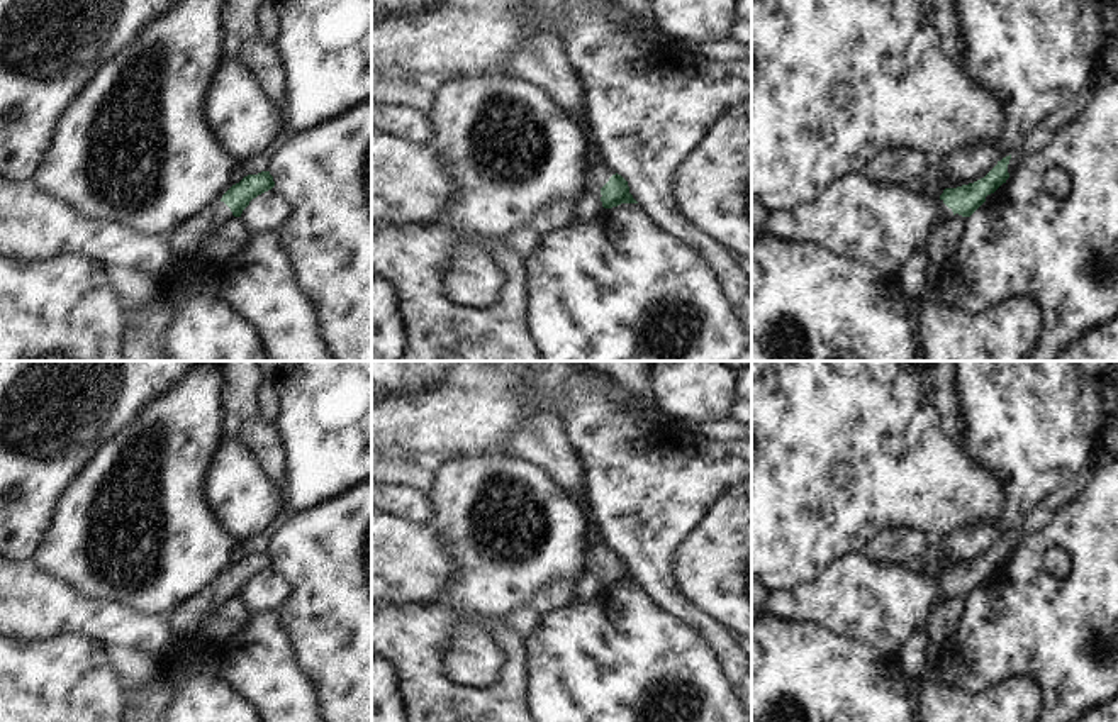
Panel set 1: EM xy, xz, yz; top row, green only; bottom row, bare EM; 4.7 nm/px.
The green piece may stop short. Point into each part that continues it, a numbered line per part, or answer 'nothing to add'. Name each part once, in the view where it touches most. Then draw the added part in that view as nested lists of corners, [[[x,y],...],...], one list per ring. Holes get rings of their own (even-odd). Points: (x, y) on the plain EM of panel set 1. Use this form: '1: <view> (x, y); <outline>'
1: yz (944, 592); [[[940,578],[936,580],[936,586],[938,586],[938,593],[935,600],[936,603],[942,603],[953,595],[952,588],[948,588]]]

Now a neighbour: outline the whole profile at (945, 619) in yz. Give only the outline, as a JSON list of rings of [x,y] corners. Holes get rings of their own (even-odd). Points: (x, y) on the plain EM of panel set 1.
[[[952,595],[942,603],[936,603],[930,619],[930,637],[940,649],[953,637],[962,617],[967,612],[967,597]]]

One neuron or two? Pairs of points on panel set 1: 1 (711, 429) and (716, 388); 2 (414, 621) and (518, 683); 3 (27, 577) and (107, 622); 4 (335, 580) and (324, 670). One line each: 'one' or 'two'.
1: two
2: one
3: one
4: one

